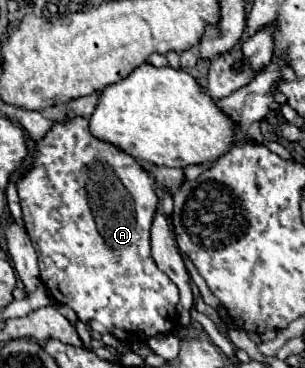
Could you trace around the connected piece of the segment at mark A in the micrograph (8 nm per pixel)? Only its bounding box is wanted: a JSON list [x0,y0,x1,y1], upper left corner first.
[16,117,178,341]

